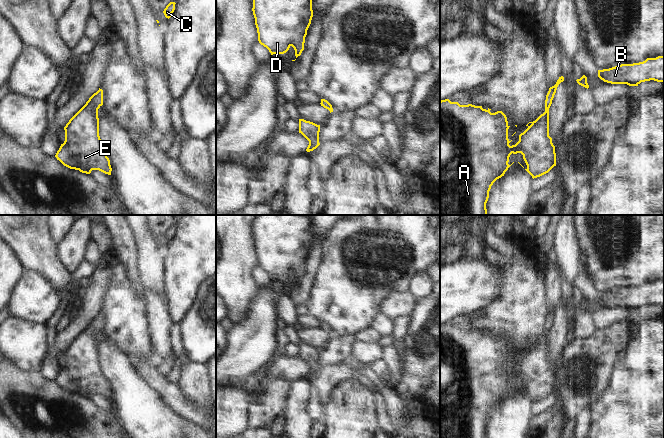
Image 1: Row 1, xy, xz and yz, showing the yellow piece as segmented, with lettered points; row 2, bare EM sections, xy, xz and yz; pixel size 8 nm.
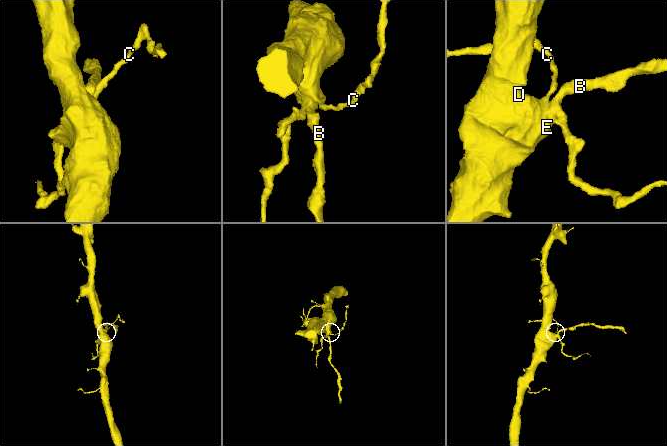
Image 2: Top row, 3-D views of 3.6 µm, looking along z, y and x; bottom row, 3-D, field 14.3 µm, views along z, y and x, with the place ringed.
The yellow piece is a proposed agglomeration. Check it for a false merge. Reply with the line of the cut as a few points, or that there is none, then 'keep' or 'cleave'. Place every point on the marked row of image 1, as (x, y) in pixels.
cut none; keep

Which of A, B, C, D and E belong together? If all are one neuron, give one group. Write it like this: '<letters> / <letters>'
A B C D E

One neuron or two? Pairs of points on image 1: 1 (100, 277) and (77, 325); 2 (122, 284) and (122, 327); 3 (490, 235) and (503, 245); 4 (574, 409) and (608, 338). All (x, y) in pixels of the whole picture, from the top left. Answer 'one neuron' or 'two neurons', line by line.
1: one neuron
2: one neuron
3: one neuron
4: one neuron

